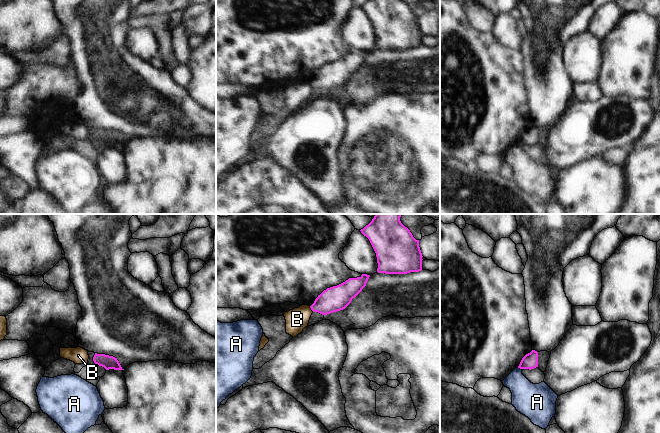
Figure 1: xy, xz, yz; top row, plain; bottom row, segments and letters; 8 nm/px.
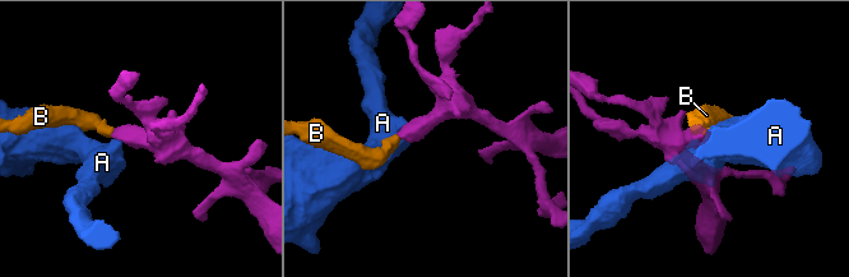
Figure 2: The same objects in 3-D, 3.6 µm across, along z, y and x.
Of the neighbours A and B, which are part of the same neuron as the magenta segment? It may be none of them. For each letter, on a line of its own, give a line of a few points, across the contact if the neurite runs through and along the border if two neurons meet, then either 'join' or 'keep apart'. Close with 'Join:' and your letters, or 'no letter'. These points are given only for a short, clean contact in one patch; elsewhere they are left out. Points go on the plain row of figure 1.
A: line yz (518, 143), (521, 145); keep apart
B: line xz (309, 82), (313, 87); keep apart
Join: no letter

